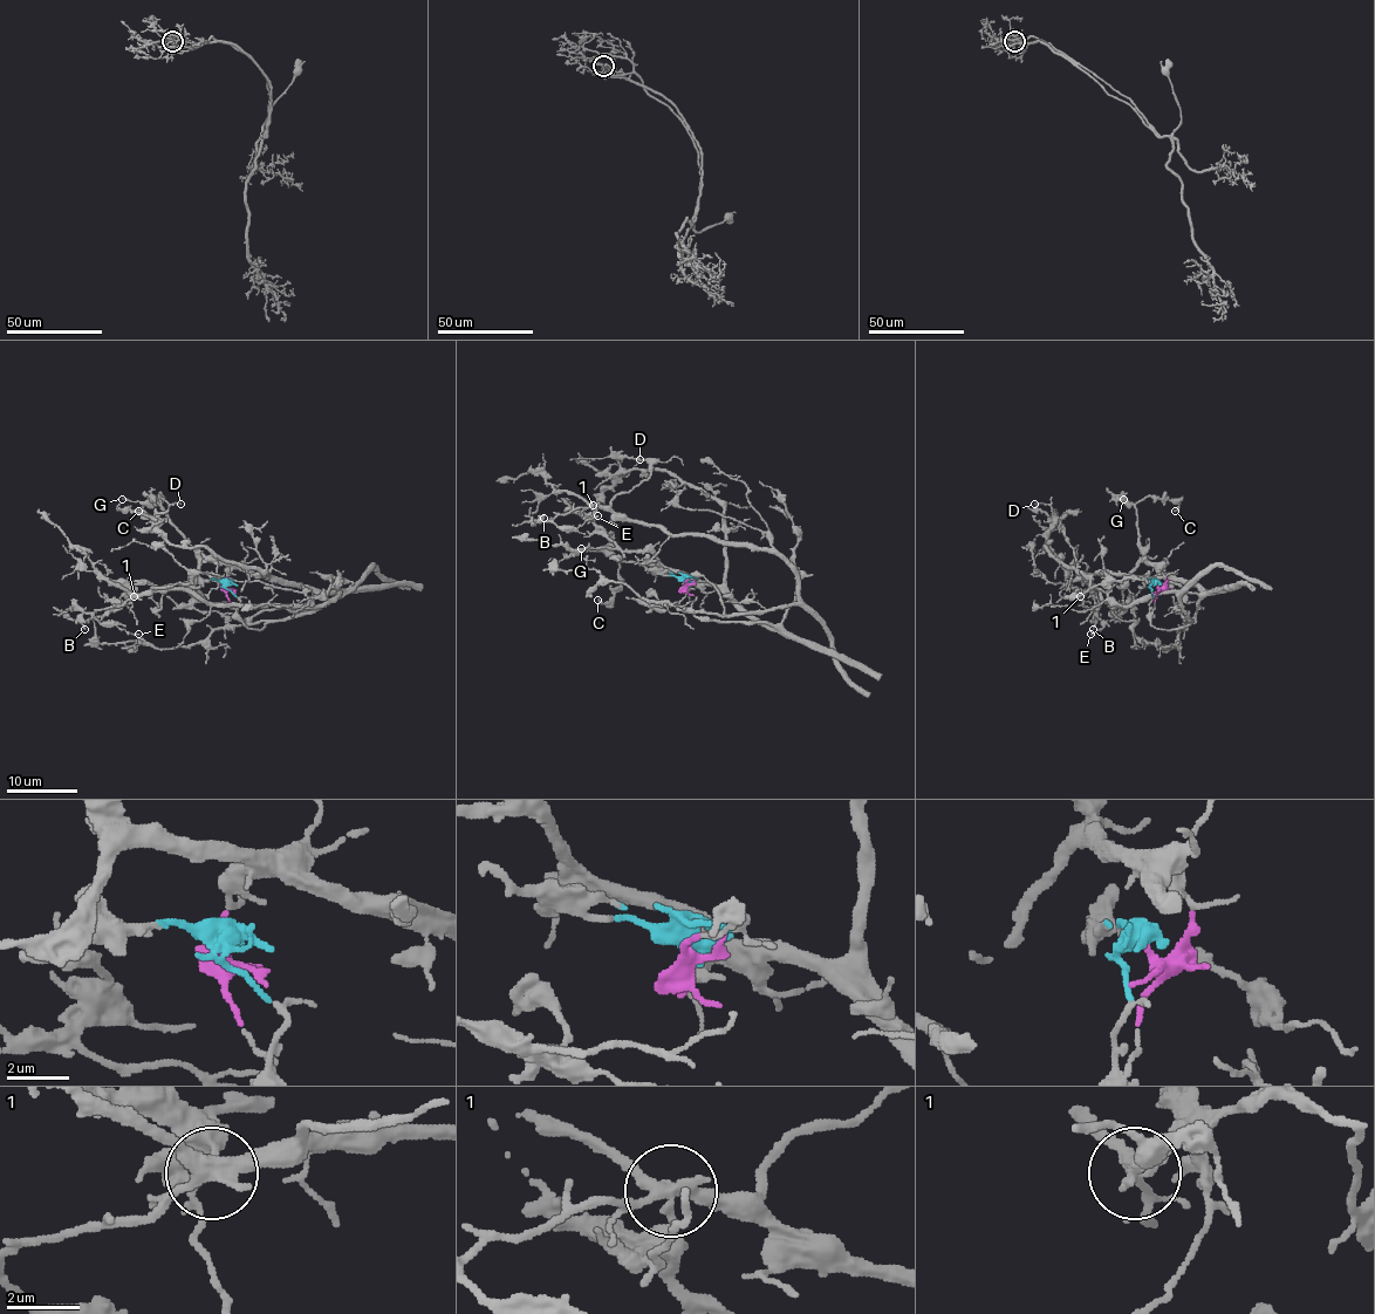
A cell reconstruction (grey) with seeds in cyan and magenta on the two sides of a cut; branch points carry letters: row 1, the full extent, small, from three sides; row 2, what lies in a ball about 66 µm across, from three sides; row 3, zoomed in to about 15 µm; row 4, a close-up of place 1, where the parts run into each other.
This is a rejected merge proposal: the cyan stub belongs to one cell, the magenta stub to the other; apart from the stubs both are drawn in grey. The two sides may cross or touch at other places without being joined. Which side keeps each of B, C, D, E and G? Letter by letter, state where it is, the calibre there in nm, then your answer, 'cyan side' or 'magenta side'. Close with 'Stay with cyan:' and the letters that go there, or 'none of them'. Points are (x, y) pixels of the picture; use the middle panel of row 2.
B: at (544, 518); 120 nm thick; cyan side
C: at (597, 600); 200 nm thick; magenta side
D: at (640, 459); 120 nm thick; magenta side
E: at (597, 515); 130 nm thick; cyan side
G: at (581, 548); 140 nm thick; magenta side
Stay with cyan: B, E

